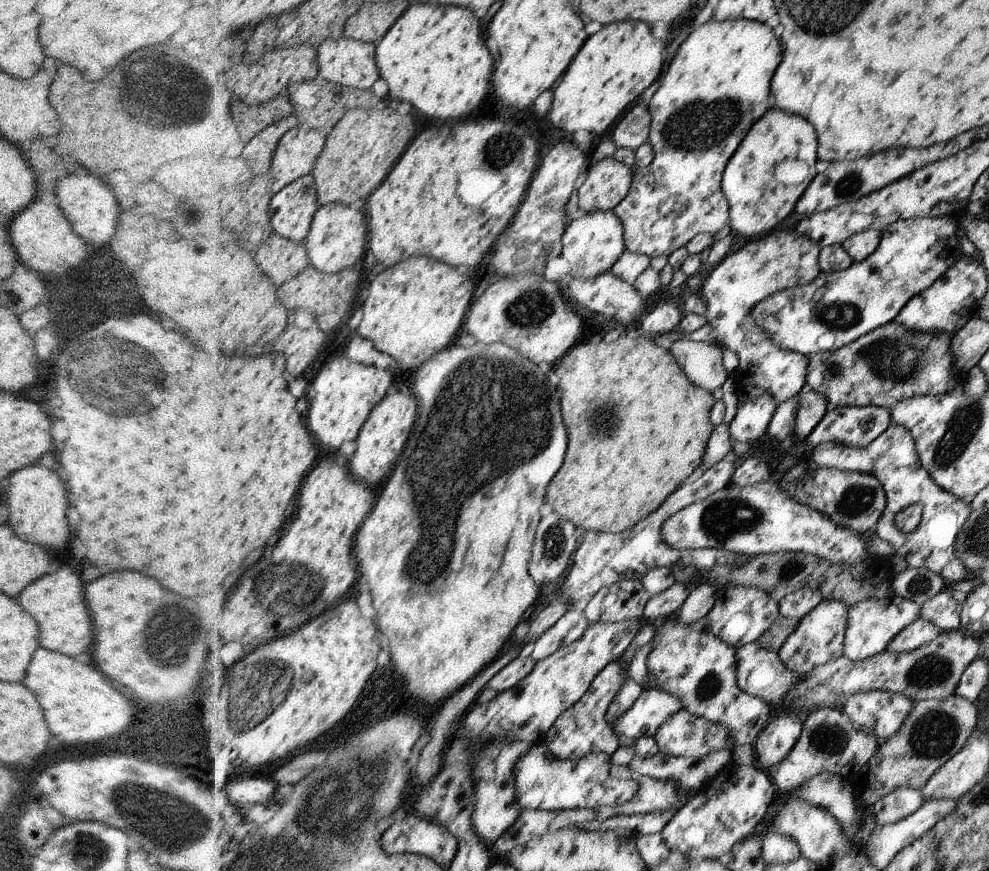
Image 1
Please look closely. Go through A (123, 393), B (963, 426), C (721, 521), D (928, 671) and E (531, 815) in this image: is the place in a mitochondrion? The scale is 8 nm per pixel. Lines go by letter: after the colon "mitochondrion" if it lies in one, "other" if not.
A: mitochondrion
B: mitochondrion
C: mitochondrion
D: mitochondrion
E: other

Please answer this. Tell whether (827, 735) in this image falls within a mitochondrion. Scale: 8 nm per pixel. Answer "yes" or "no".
yes

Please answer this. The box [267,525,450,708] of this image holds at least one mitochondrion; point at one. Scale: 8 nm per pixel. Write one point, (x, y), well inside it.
(377, 688)

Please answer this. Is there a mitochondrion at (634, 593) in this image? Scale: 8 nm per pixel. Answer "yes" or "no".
no

